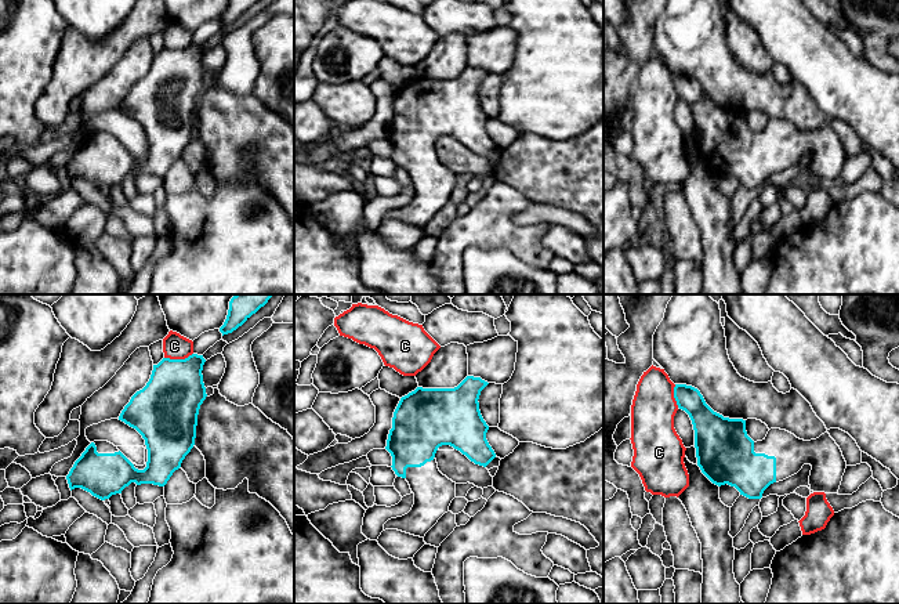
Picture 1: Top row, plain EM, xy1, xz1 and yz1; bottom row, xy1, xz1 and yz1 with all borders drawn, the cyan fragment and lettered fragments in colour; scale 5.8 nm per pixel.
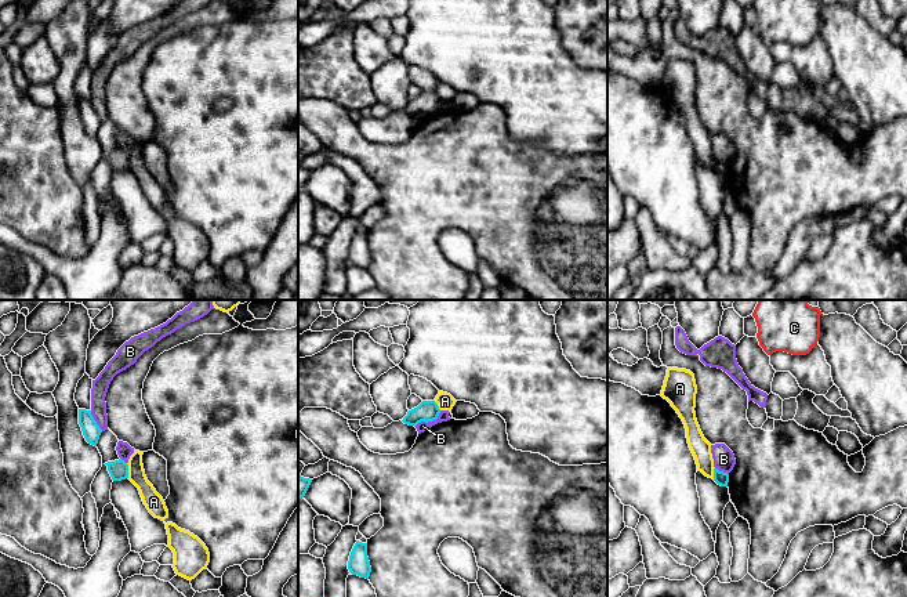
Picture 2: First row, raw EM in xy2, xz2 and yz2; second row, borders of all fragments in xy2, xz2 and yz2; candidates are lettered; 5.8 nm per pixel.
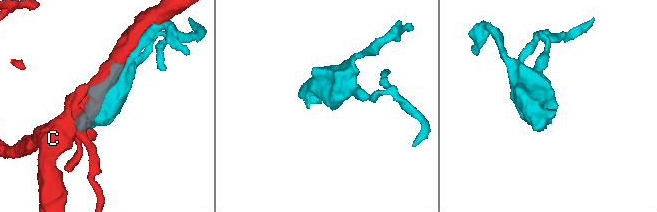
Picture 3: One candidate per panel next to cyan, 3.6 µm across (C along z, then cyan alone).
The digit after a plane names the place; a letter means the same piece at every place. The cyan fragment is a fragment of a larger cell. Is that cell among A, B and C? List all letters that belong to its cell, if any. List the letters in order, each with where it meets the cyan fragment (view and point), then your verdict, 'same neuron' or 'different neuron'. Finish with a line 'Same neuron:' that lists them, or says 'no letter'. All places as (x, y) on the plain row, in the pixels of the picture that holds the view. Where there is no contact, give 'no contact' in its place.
A: xy2 (127, 160) | different neuron
B: xz2 (428, 111) | different neuron
C: xy1 (178, 50) | different neuron
Same neuron: no letter

